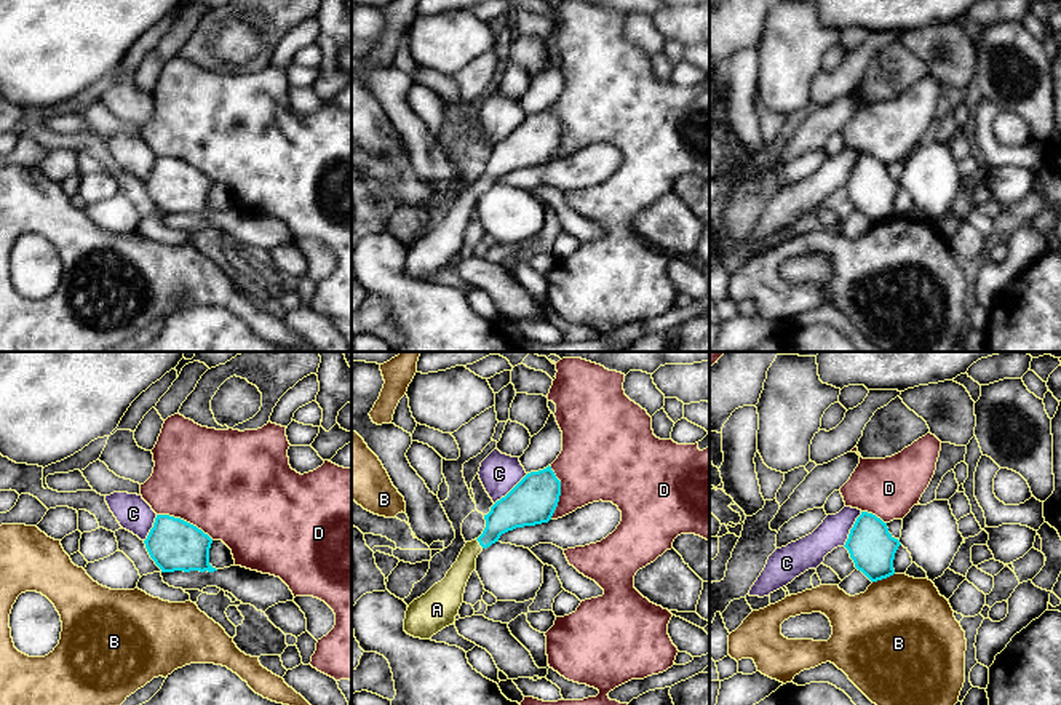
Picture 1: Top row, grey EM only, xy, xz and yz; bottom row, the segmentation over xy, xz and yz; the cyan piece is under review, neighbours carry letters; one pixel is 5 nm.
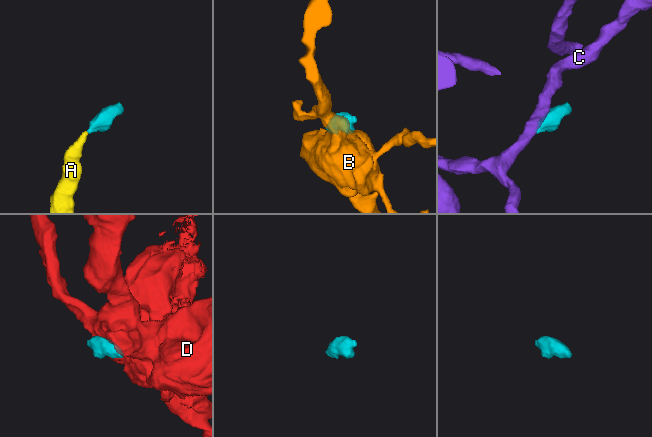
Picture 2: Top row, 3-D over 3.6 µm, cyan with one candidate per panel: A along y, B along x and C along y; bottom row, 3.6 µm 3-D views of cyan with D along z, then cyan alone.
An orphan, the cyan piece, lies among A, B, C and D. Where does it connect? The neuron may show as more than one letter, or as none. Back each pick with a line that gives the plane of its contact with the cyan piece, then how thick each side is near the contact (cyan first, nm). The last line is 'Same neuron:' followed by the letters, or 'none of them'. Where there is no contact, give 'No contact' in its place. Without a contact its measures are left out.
A: Touches cyan in xz. Thickness 180 nm (cyan) against 120 nm
Same neuron: A

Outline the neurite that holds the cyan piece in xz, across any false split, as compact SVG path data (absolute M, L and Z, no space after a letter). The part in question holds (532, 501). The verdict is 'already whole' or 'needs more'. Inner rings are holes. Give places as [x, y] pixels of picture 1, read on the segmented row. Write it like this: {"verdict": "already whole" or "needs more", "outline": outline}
{"verdict": "needs more", "outline": "M550 465L527 473L484 515L483 534L465 544L446 577L409 604L404 631L414 638L430 639L443 628L455 623L467 582L476 569L478 555L499 542L500 536L508 531L548 523L558 507L559 496L561 481Z"}

